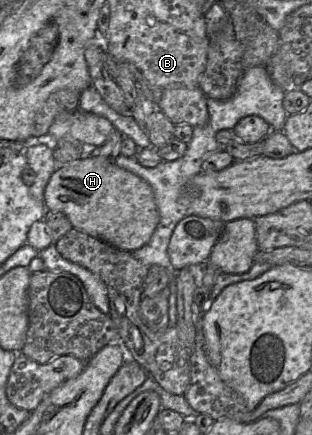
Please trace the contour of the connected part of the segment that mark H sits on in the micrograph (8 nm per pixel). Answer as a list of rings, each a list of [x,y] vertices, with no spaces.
[[[86,156],[59,165],[45,187],[44,204],[48,211],[66,215],[74,229],[127,252],[146,245],[160,220],[151,186],[103,157]]]

